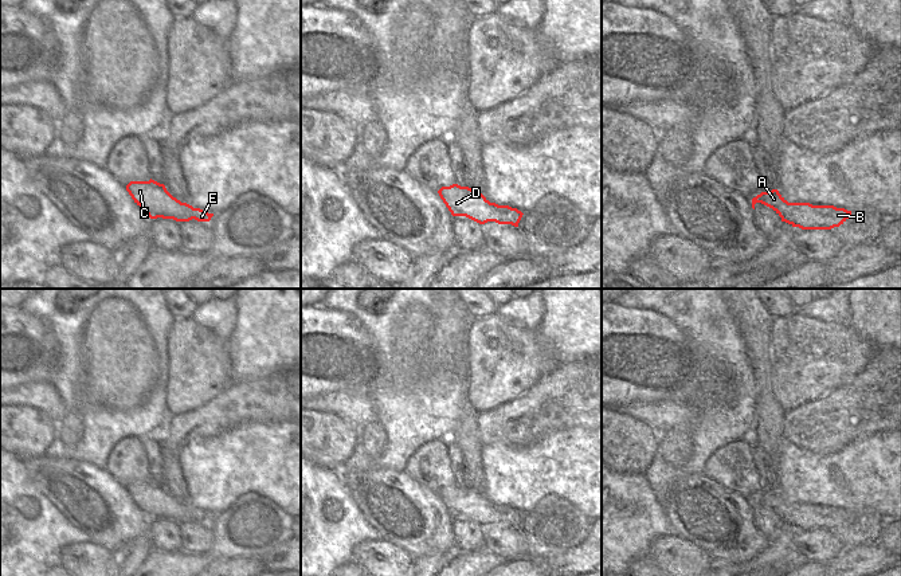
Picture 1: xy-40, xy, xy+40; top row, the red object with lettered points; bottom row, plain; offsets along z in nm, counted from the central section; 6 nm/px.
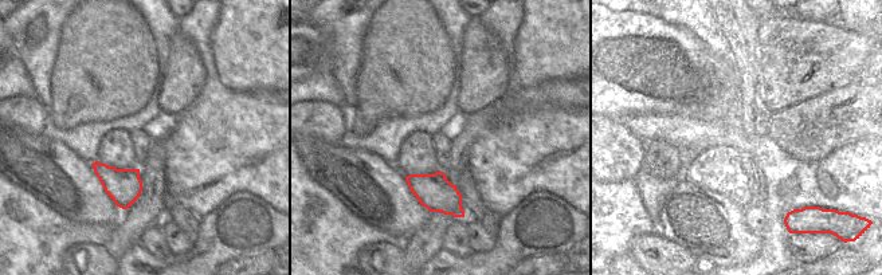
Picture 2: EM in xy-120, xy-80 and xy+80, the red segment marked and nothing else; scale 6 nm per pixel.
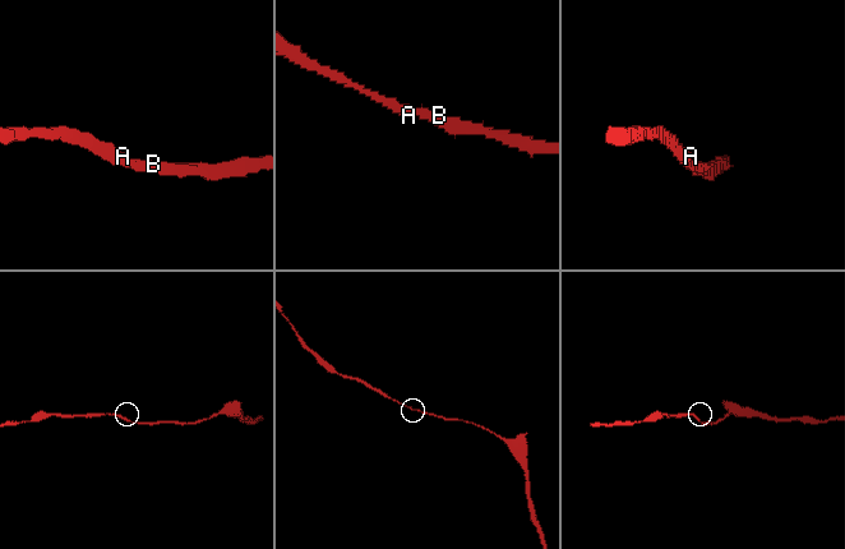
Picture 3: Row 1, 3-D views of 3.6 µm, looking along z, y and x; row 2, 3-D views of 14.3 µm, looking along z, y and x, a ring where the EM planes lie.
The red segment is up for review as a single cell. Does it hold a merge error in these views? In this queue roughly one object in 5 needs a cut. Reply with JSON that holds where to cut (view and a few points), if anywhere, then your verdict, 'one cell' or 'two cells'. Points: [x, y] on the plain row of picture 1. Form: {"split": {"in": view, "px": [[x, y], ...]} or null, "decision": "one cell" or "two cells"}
{"split": null, "decision": "one cell"}

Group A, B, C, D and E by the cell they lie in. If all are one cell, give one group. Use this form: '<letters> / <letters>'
A B C D E

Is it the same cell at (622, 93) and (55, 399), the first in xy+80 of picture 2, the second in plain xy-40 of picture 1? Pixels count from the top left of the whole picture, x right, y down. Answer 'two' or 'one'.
two

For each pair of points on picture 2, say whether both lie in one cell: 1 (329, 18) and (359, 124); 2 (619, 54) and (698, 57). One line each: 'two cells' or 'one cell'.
1: two cells
2: one cell

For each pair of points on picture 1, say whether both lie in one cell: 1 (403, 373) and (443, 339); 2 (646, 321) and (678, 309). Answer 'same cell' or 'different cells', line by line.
1: different cells
2: different cells

